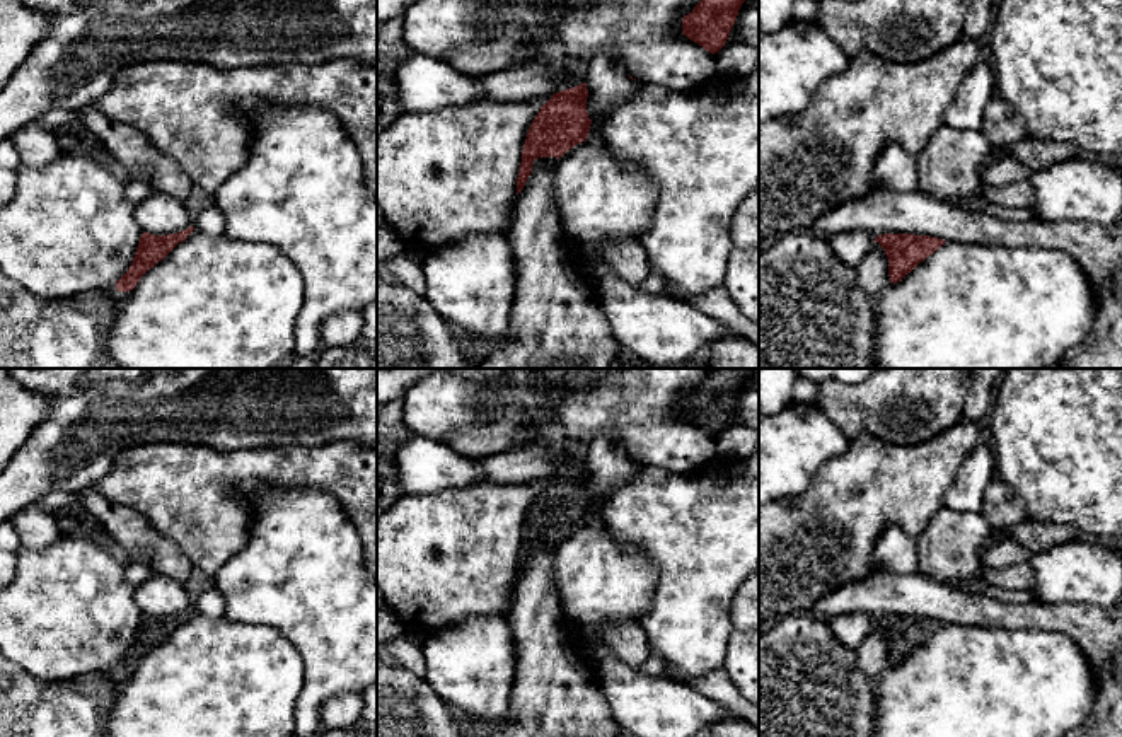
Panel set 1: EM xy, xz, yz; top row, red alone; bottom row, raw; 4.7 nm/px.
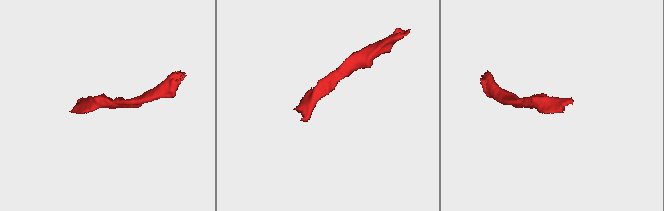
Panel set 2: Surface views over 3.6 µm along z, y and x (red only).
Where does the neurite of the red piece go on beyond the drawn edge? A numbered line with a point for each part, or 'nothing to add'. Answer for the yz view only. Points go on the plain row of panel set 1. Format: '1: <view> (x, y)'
nothing to add

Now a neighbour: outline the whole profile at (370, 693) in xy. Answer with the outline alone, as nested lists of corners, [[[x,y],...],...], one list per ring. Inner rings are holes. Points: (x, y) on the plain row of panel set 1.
[[[377,682],[363,691],[363,717],[367,722],[377,723]]]

